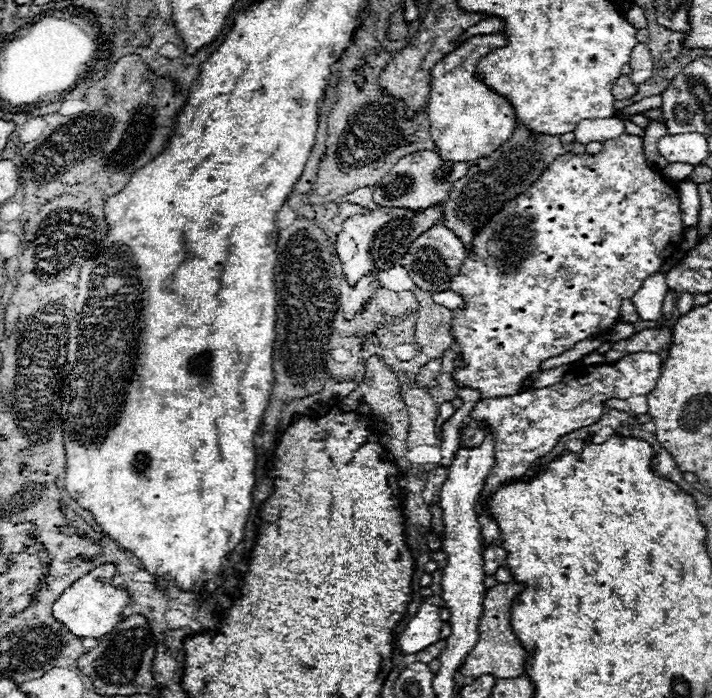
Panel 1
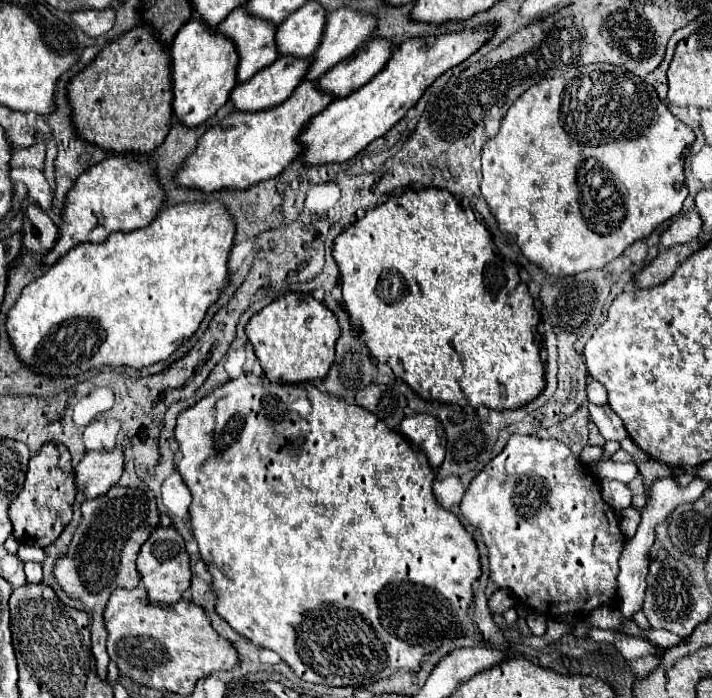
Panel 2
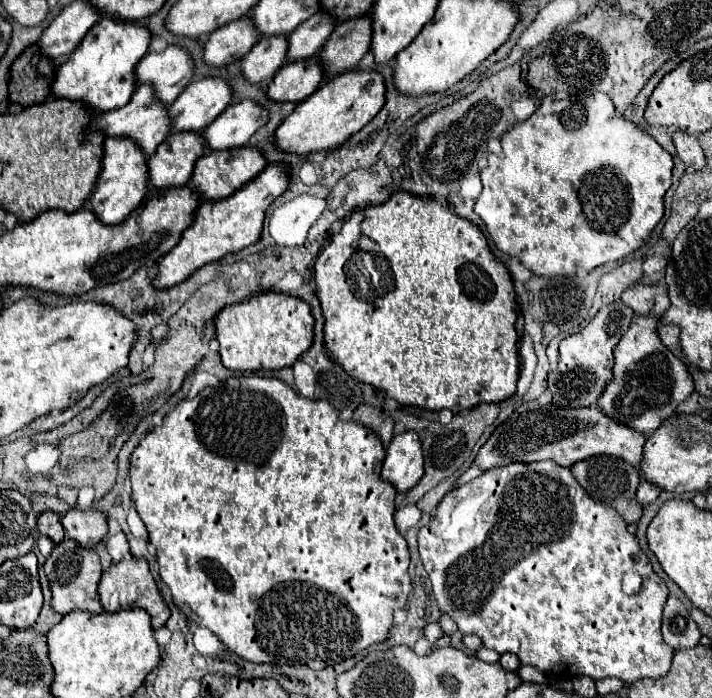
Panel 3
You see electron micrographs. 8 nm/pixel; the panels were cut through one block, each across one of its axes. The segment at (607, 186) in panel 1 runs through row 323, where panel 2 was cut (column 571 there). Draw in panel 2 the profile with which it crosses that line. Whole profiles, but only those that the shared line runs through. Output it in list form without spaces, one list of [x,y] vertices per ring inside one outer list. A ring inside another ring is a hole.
[[[512,434],[508,444],[504,446],[504,450],[492,458],[488,462],[488,466],[484,466],[484,470],[470,482],[462,502],[460,502],[460,512],[462,516],[474,524],[480,532],[482,532],[482,540],[486,544],[486,550],[488,550],[488,564],[490,564],[490,580],[496,584],[496,588],[500,590],[512,590],[512,594],[522,600],[524,604],[528,604],[532,610],[544,614],[544,616],[554,616],[554,618],[560,618],[560,616],[584,616],[584,614],[590,614],[594,608],[600,608],[600,606],[606,606],[608,602],[612,604],[618,596],[618,572],[620,572],[620,558],[622,558],[622,552],[624,552],[624,546],[626,546],[626,538],[620,530],[620,524],[618,524],[618,514],[602,500],[600,496],[600,482],[586,472],[588,468],[584,464],[578,462],[578,456],[574,456],[566,444],[562,444],[560,440],[540,440],[536,436],[522,436],[522,434]]]

